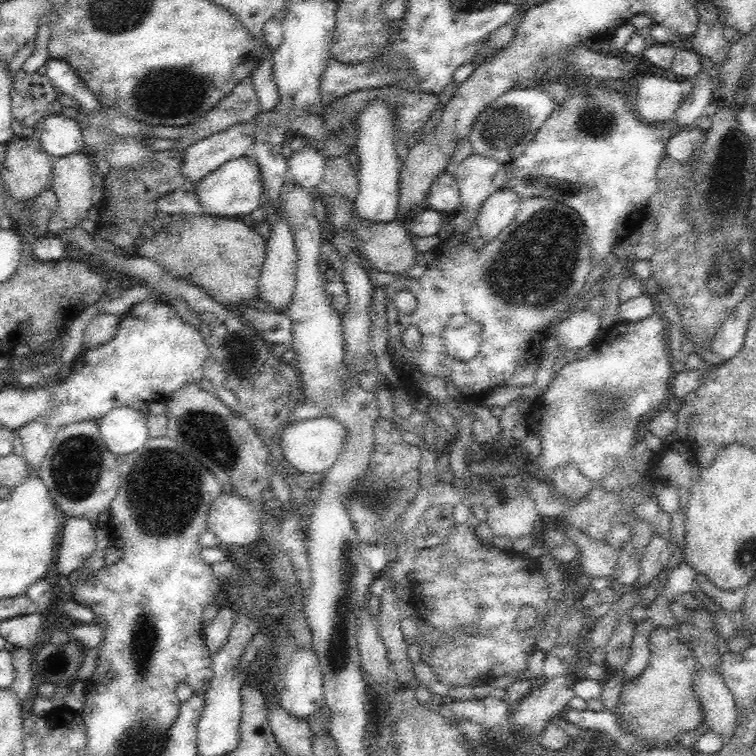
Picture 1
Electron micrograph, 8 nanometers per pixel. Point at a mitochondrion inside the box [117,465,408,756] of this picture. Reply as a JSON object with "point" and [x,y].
{"point":[144,648]}

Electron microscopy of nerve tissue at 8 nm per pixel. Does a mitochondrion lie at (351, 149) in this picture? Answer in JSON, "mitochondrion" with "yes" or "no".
{"mitochondrion":"no"}

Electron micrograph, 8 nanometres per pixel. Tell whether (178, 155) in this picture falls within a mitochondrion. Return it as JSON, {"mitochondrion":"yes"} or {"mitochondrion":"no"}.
{"mitochondrion":"no"}

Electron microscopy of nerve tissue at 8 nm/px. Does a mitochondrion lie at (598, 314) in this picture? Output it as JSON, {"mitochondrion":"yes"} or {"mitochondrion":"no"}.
{"mitochondrion":"no"}

